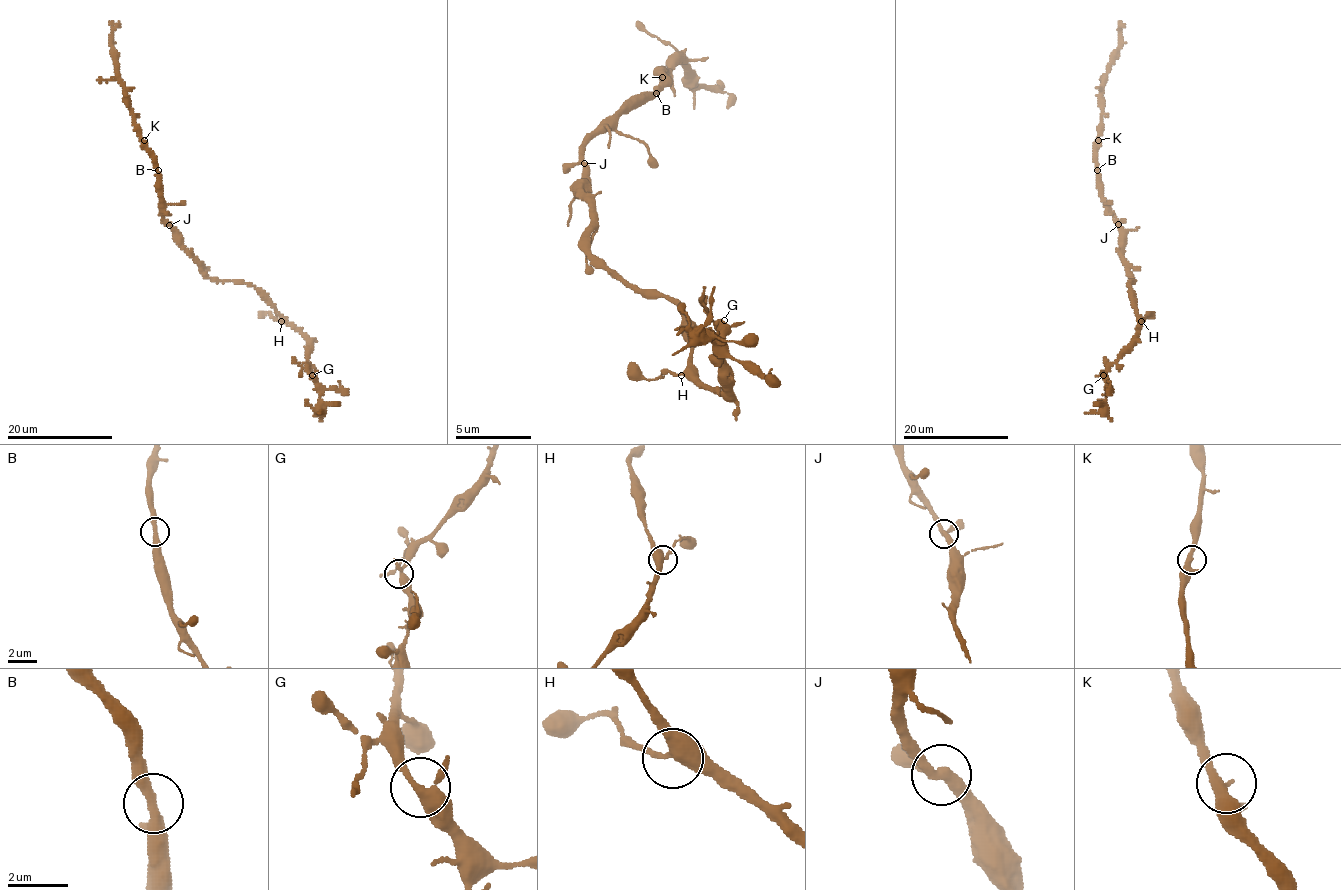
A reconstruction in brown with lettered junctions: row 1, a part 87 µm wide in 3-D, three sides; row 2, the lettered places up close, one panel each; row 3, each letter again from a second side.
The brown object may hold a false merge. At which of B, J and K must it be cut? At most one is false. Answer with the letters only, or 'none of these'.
none of these

